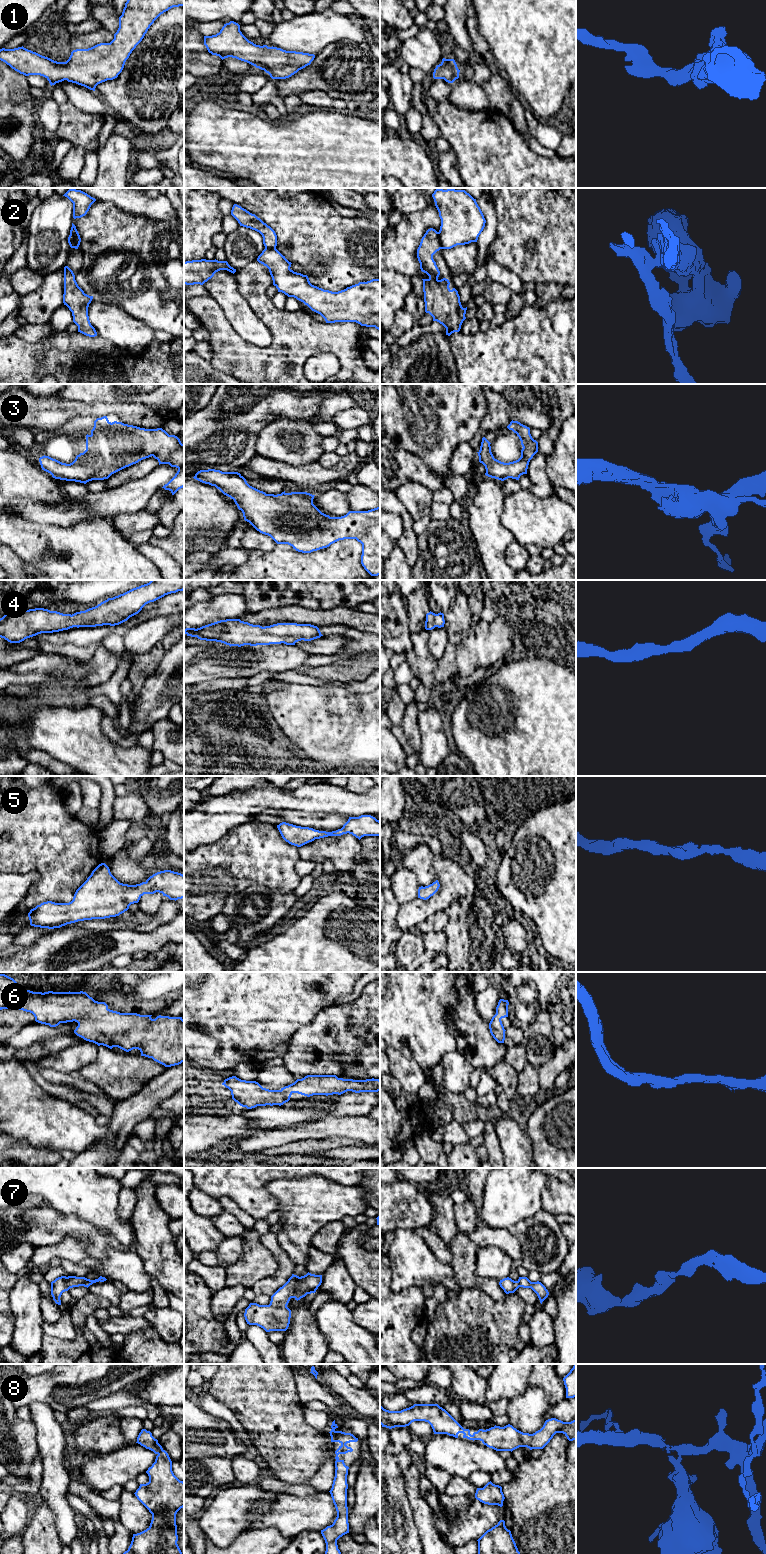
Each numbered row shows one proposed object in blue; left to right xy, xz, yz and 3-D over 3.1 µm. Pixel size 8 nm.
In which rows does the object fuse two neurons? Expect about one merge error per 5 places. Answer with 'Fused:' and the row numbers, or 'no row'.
Fused: 2

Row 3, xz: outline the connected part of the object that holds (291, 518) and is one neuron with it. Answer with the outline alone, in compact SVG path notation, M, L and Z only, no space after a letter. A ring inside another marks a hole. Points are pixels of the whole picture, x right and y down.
M208 469L198 471L194 479L215 486L224 495L234 500L238 509L242 511L244 520L249 522L257 531L270 536L277 544L288 544L298 552L311 553L344 539L356 539L362 544L361 564L371 576L380 575L380 506L368 511L349 511L341 517L330 517L322 513L314 504L315 495L307 492L285 491L281 494L266 494L252 486L238 472L222 472L220 470Z

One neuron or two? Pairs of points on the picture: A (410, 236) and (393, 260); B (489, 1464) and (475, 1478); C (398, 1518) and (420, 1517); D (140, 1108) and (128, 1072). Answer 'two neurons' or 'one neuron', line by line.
A: one neuron
B: two neurons
C: two neurons
D: two neurons

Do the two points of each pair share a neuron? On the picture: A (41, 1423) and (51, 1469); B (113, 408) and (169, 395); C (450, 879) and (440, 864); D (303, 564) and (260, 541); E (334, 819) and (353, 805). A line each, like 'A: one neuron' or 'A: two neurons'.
A: one neuron
B: two neurons
C: one neuron
D: two neurons
E: two neurons

